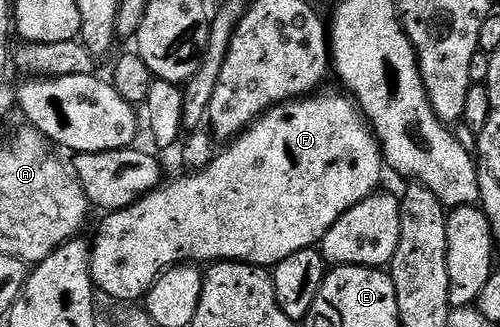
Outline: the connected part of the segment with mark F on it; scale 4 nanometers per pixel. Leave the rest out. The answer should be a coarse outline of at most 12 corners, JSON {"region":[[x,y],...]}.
{"region":[[351,95],[268,109],[109,211],[95,287],[275,266],[381,187]]}

